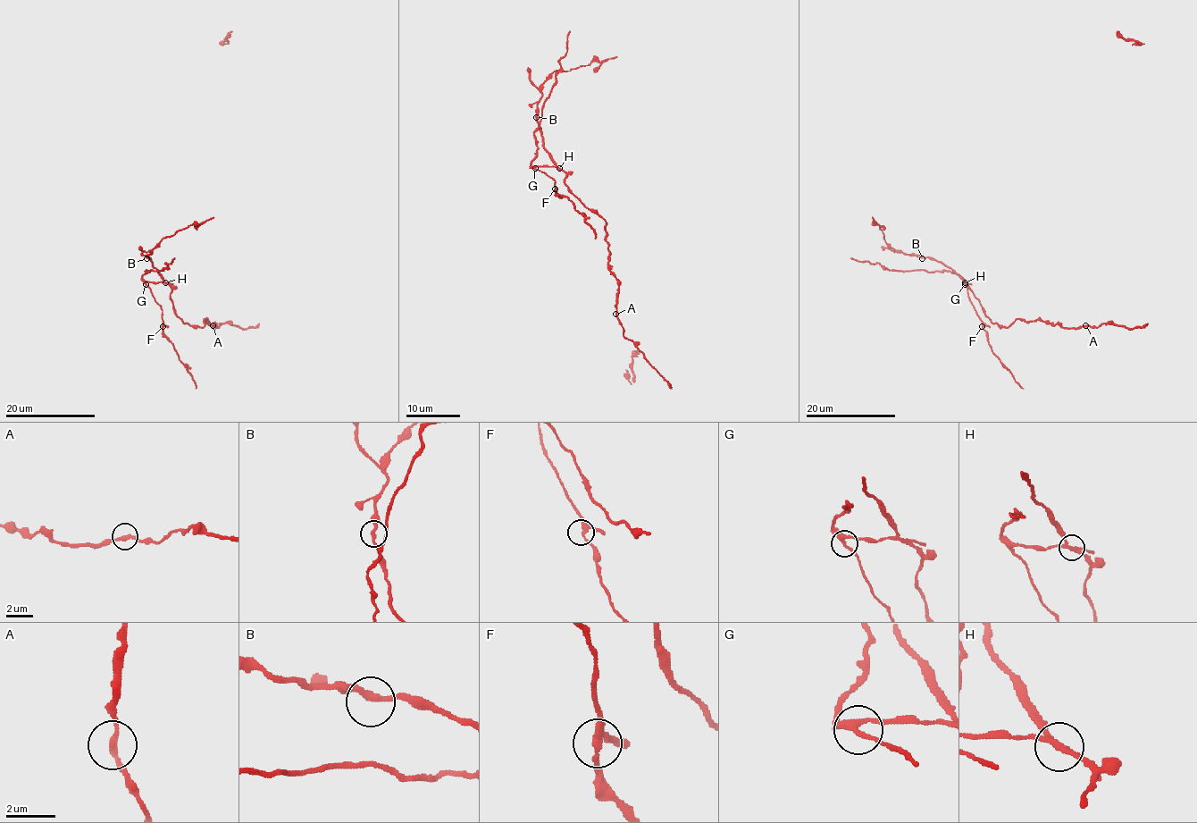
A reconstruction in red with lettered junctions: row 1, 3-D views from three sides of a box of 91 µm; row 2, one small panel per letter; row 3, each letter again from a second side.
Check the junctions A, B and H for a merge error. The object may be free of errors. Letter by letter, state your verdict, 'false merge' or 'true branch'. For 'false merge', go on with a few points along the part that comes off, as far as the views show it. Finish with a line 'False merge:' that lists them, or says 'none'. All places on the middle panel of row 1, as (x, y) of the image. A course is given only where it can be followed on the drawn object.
A: true branch
B: true branch
H: false merge | (559, 168), (535, 168), (555, 181), (556, 194), (570, 200), (594, 230), (594, 239)
False merge: H

